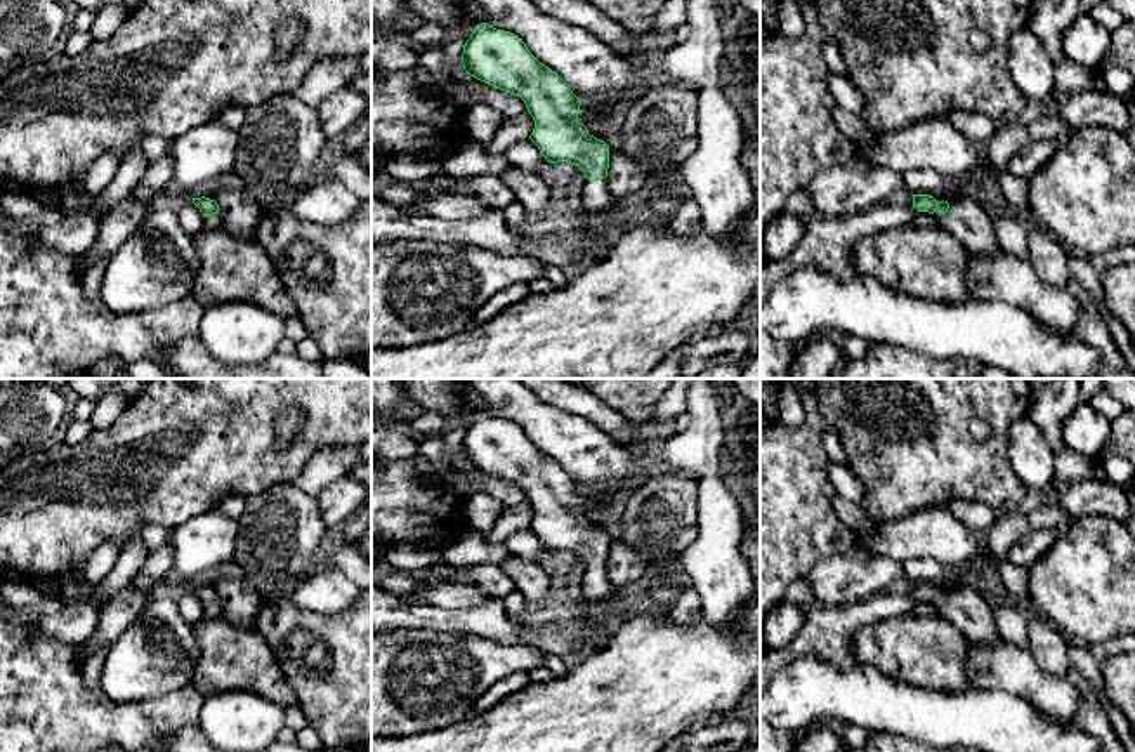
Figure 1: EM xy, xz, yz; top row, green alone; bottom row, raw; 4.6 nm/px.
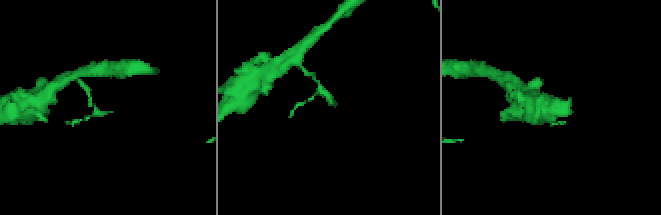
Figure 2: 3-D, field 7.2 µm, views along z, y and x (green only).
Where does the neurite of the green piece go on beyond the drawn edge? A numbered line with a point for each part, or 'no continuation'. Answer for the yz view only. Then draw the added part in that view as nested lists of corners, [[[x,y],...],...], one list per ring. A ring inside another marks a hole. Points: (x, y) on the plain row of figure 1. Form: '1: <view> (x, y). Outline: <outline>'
1: yz (965, 608). Outline: [[[975,585],[951,590],[946,603],[934,604],[939,617],[953,623],[968,643],[993,644],[1000,639],[993,608]]]

